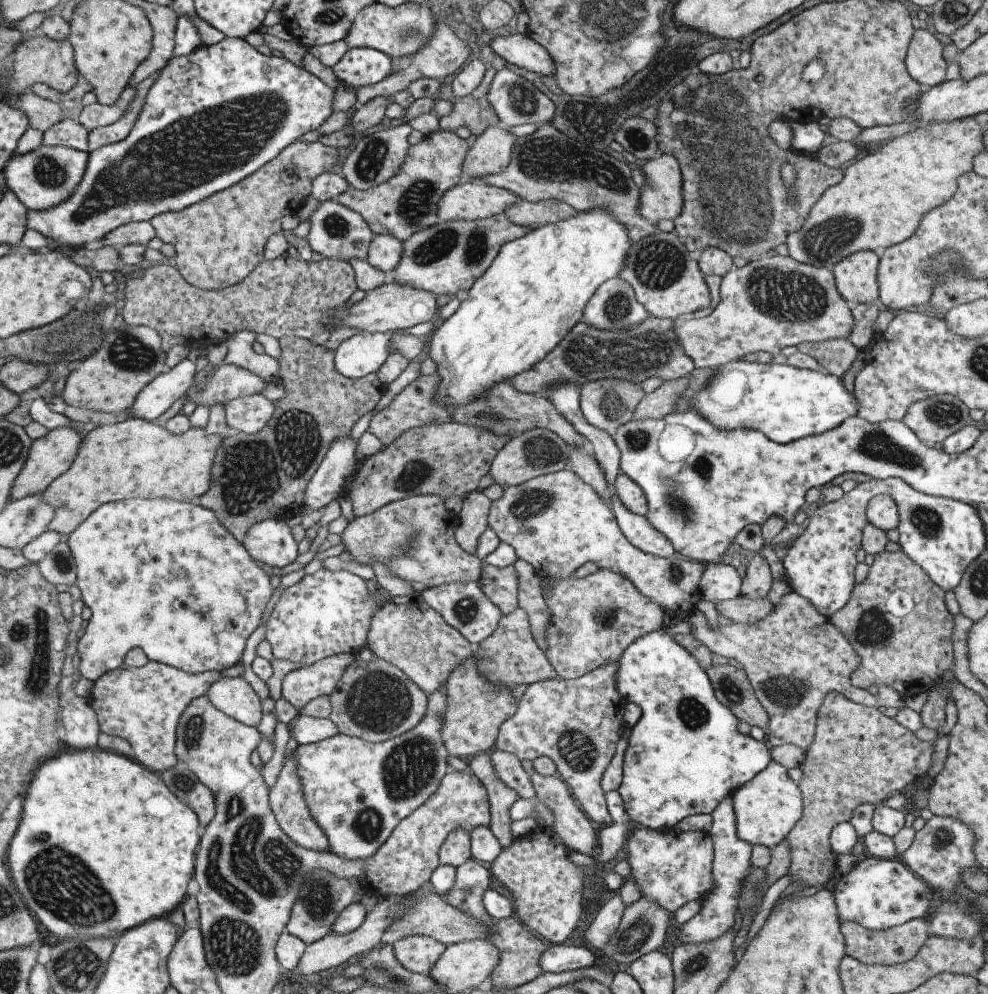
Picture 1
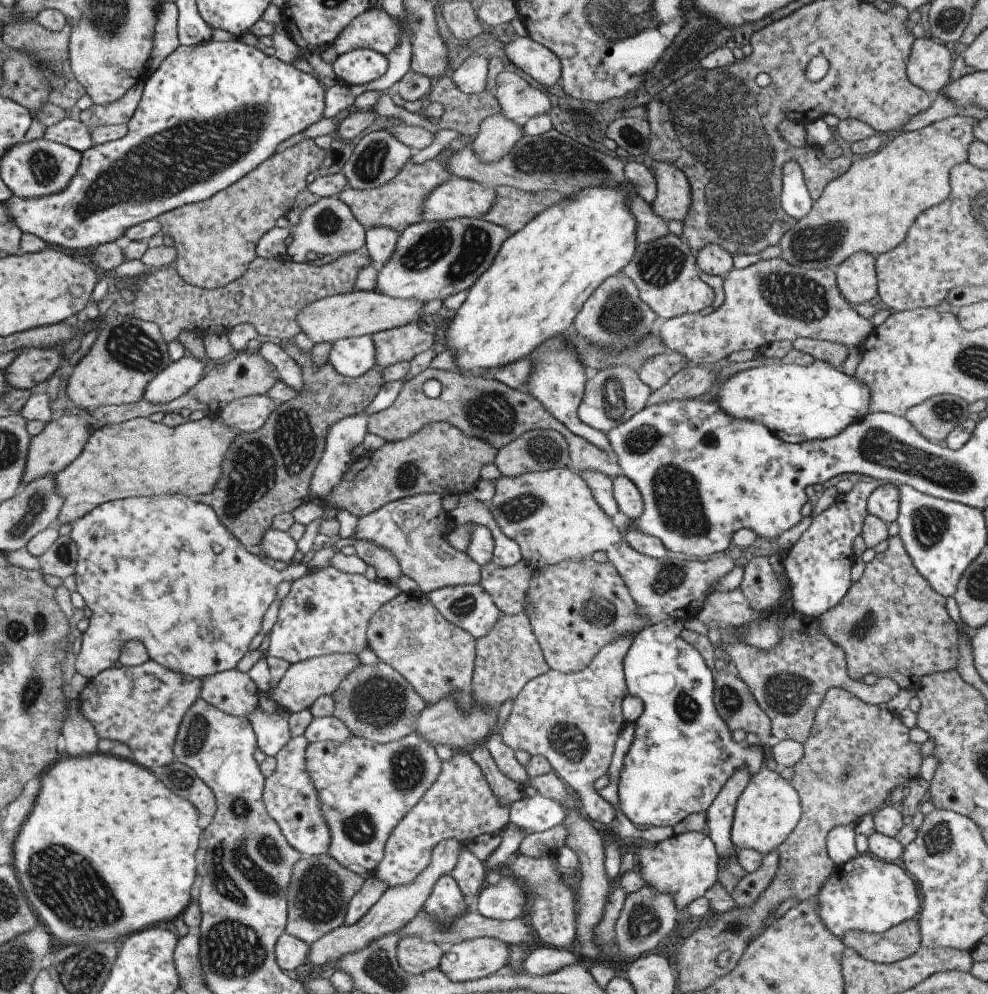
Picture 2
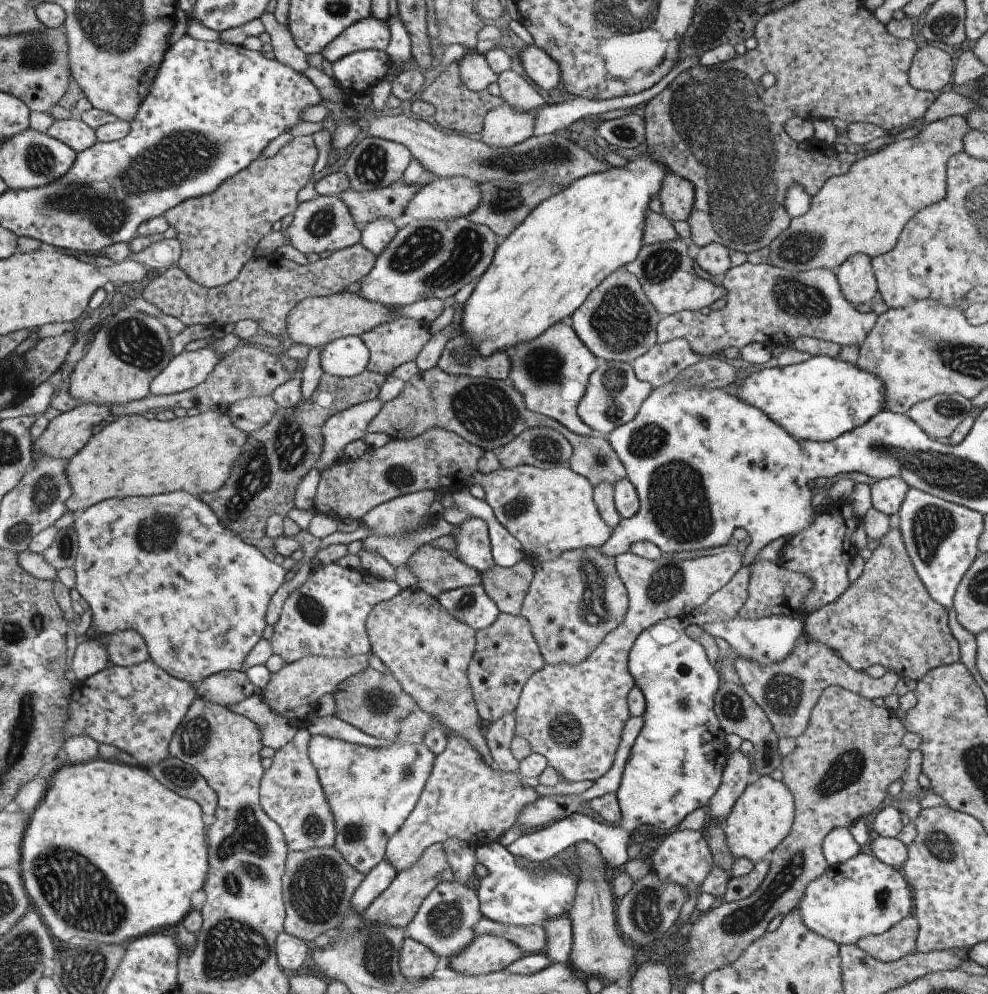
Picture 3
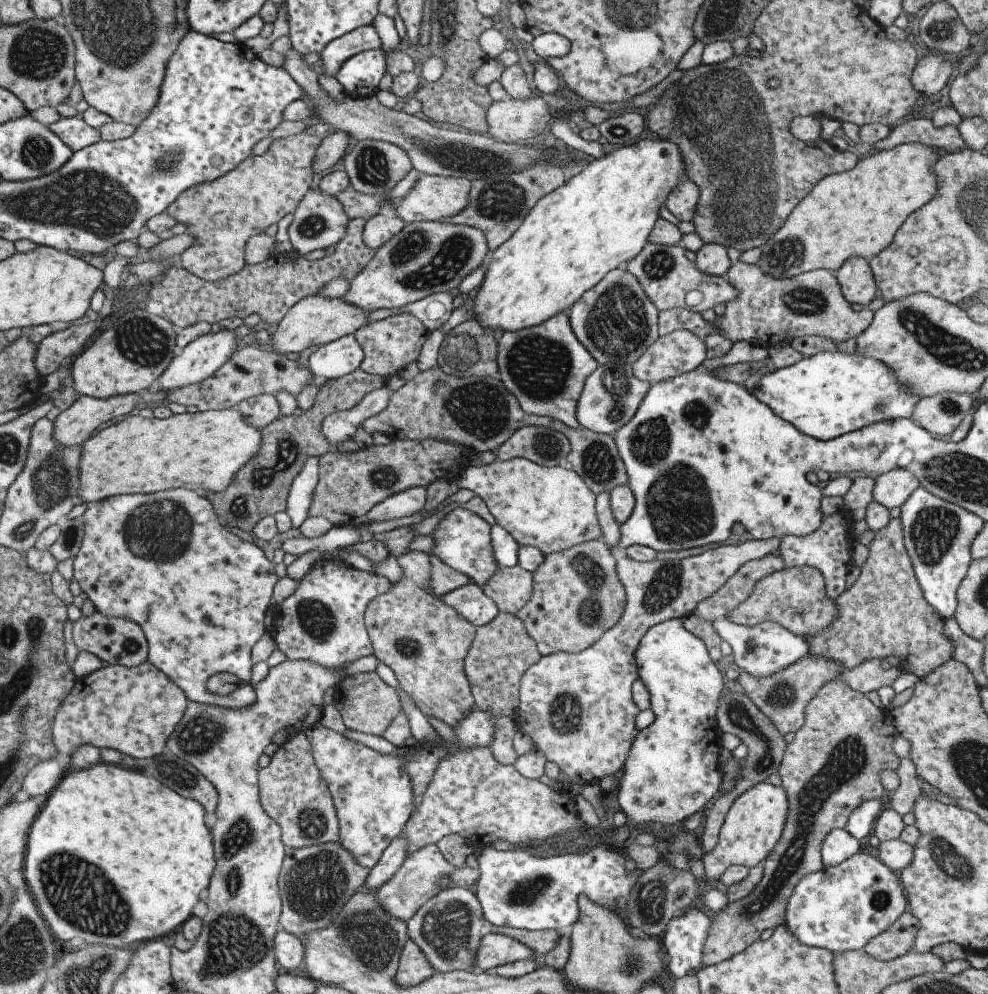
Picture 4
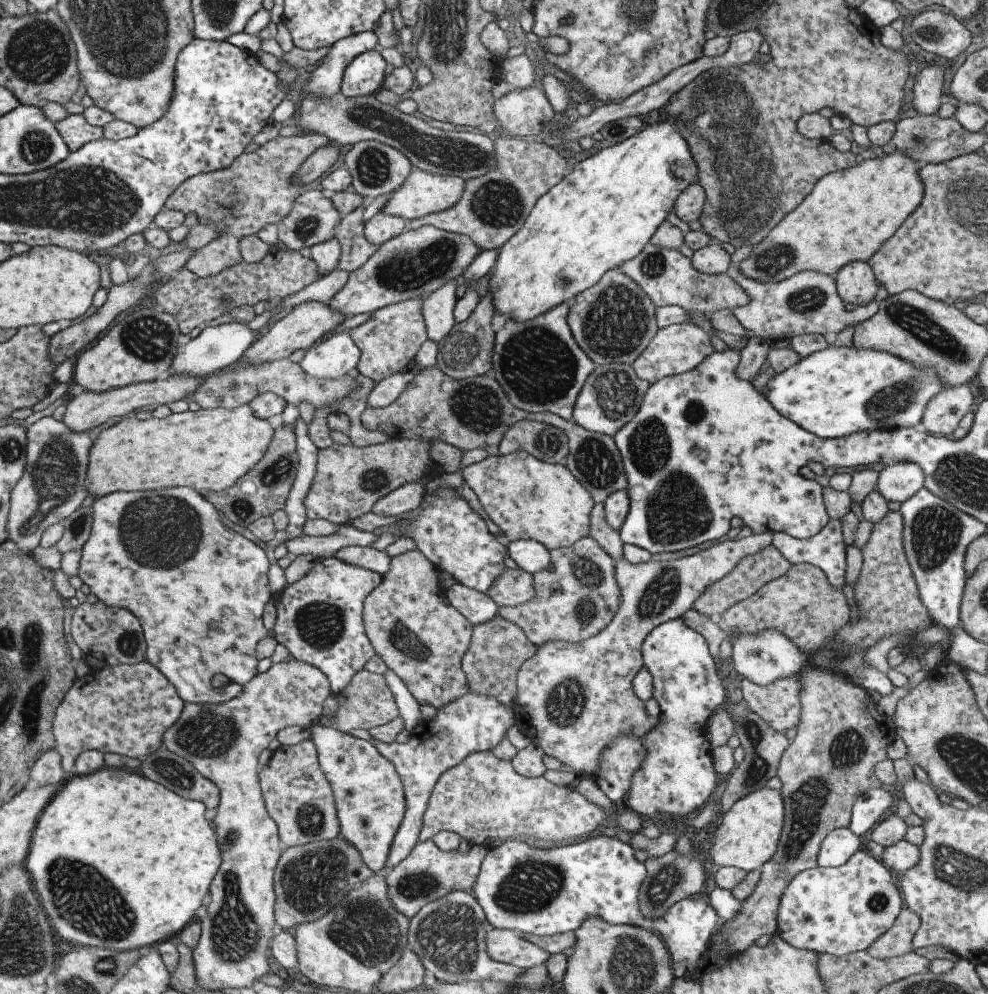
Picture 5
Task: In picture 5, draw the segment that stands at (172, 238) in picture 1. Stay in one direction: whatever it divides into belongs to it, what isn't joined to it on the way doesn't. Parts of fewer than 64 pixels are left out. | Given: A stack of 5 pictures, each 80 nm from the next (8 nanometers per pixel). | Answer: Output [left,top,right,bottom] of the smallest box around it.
[164,133,326,277]

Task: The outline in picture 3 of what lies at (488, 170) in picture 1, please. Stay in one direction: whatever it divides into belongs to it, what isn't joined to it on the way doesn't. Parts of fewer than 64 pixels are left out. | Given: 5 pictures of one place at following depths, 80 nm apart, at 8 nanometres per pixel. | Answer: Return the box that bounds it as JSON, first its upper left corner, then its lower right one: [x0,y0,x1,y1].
[479,102,536,148]

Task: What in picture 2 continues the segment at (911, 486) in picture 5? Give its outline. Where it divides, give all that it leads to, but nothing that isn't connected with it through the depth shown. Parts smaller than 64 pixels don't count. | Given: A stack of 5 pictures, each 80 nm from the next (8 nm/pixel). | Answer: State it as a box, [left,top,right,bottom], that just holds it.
[866,481,899,523]

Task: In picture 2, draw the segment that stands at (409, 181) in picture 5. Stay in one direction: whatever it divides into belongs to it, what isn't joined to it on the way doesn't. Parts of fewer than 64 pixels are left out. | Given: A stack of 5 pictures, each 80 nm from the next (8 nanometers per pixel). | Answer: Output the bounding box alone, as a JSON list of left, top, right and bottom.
[421,177,495,221]

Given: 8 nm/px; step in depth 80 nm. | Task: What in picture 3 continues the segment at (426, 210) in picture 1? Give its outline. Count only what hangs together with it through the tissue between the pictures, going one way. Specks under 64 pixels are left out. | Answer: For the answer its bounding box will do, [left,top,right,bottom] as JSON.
[338,172,431,227]

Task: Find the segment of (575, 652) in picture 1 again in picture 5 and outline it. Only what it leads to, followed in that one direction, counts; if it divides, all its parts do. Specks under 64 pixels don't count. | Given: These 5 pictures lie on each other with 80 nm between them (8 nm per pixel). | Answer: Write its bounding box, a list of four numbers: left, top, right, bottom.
[496,536,620,647]

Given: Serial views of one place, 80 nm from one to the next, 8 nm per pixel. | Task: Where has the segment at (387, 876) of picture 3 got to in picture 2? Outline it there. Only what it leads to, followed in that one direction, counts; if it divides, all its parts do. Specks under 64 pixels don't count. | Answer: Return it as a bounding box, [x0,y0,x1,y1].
[343,872,387,925]

